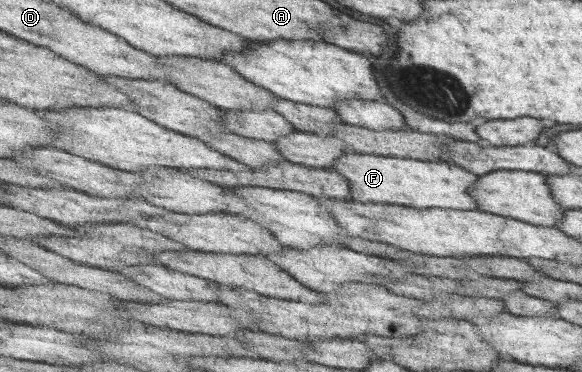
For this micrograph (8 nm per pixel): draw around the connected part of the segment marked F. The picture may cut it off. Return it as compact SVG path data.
M350 153L342 156L329 169L344 175L346 181L350 181L352 197L358 202L386 203L422 209L481 209L477 199L469 193L470 188L478 182L479 176L450 162Z

